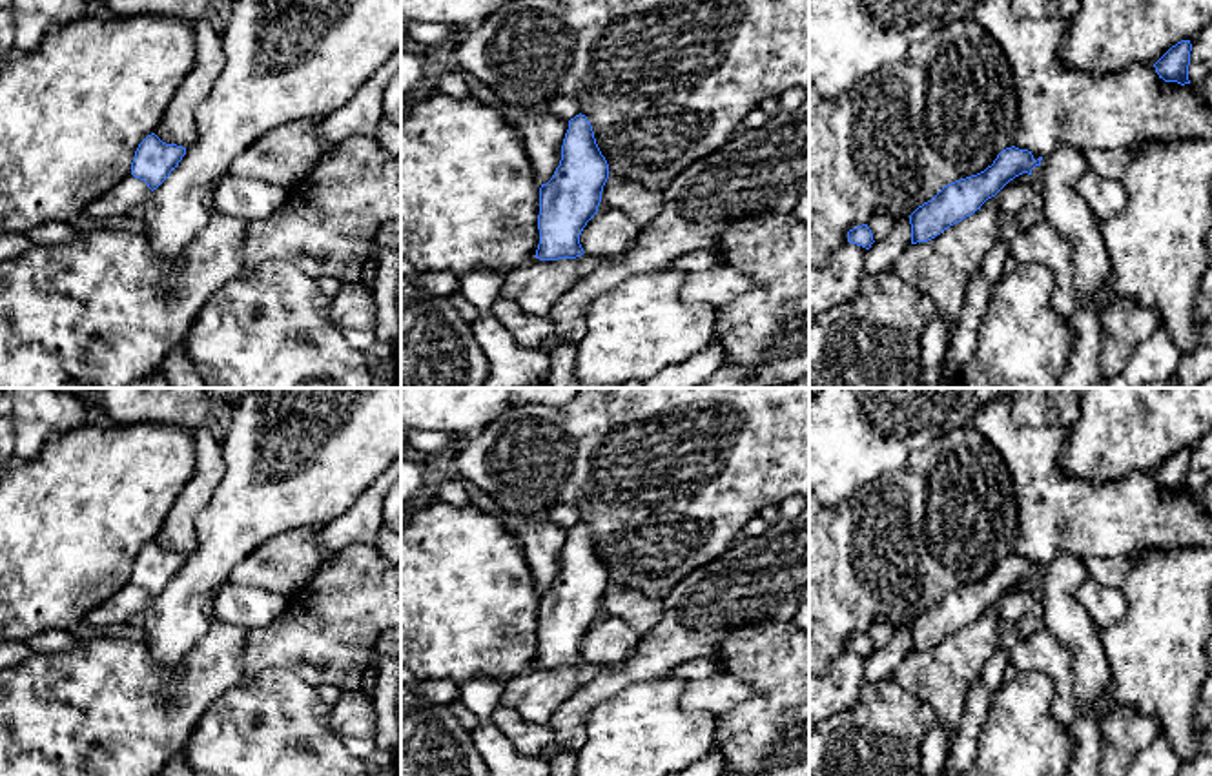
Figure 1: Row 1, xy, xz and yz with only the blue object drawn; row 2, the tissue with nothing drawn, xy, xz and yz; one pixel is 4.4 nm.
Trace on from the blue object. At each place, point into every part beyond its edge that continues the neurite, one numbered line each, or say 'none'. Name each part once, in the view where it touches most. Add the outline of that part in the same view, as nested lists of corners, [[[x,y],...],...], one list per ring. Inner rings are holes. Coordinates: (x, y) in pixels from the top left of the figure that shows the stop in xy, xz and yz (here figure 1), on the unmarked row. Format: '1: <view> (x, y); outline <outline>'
none

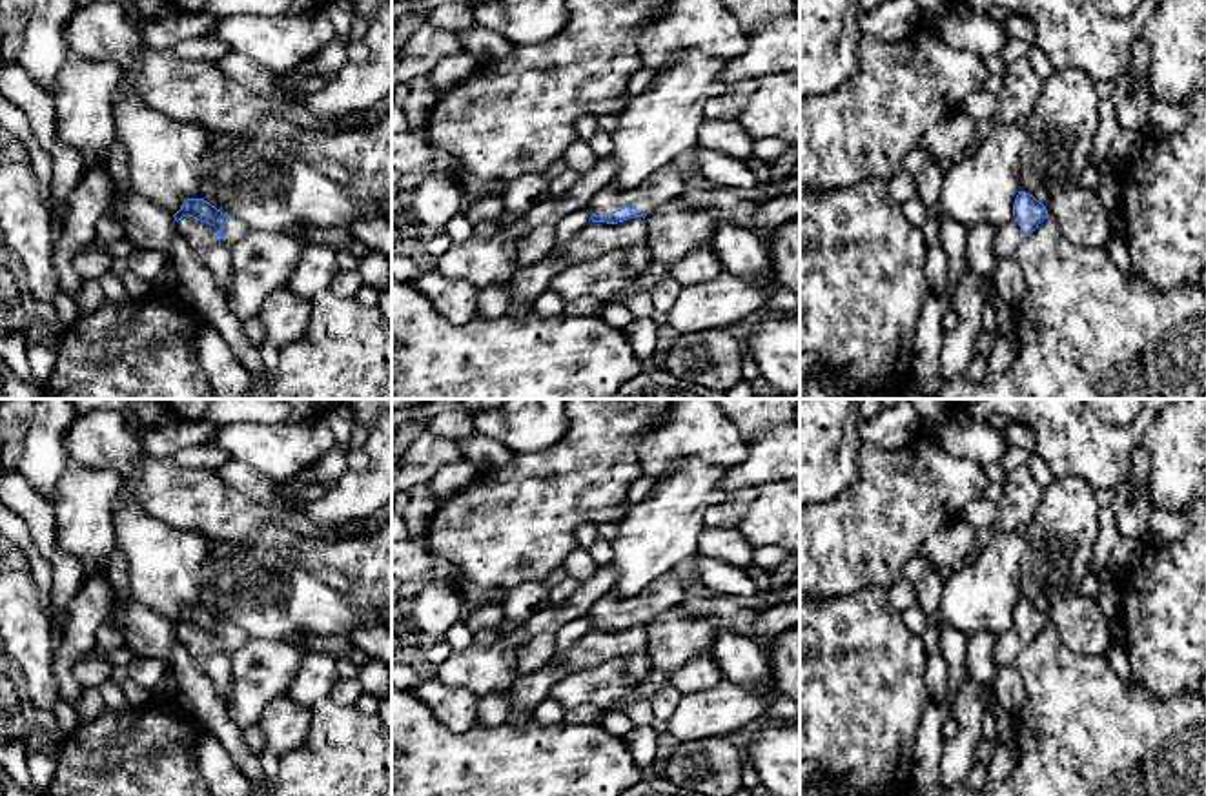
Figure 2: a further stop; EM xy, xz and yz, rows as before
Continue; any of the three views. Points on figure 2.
1: xy (199, 643); outline [[[182,625],[179,628],[179,641],[184,645],[191,659],[206,659],[213,654],[228,654],[230,658],[253,638],[237,625],[231,625],[222,643],[206,630],[193,625]]]

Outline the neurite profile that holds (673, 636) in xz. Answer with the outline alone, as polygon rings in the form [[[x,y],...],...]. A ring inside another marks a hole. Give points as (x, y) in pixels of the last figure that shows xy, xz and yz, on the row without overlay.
[[[669,608],[647,621],[647,648],[652,668],[667,678],[692,656],[710,652],[718,623],[701,614]]]

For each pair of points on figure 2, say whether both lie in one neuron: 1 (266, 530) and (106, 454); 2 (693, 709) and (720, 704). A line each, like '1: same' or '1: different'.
1: same
2: same

